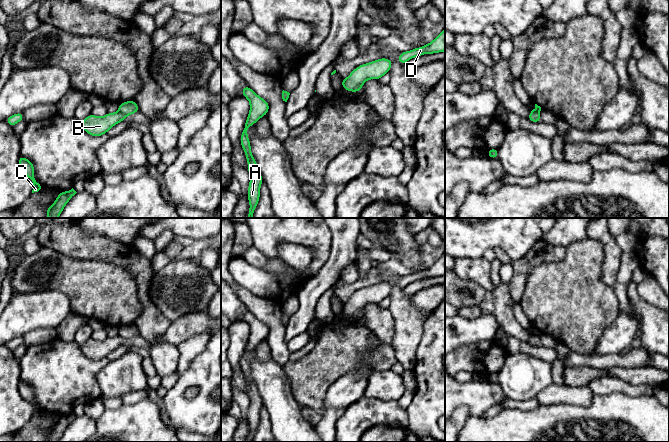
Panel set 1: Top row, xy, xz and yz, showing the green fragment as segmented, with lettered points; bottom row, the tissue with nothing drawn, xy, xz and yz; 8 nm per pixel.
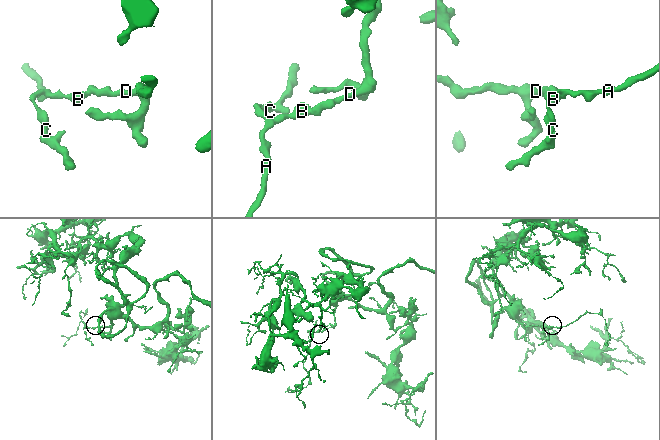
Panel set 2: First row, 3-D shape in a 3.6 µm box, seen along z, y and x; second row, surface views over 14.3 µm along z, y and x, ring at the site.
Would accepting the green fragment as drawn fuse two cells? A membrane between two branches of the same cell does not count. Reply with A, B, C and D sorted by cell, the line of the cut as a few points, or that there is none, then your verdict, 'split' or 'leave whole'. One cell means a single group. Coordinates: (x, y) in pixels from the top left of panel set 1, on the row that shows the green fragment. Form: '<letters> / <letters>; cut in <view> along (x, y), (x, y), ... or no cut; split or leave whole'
A B C / D; cut in xy along (118, 111), (125, 116); split

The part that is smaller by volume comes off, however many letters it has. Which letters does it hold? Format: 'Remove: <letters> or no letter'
Remove: A, B, C

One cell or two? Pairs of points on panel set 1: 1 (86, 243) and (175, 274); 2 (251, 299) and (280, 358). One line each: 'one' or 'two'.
1: two
2: one

